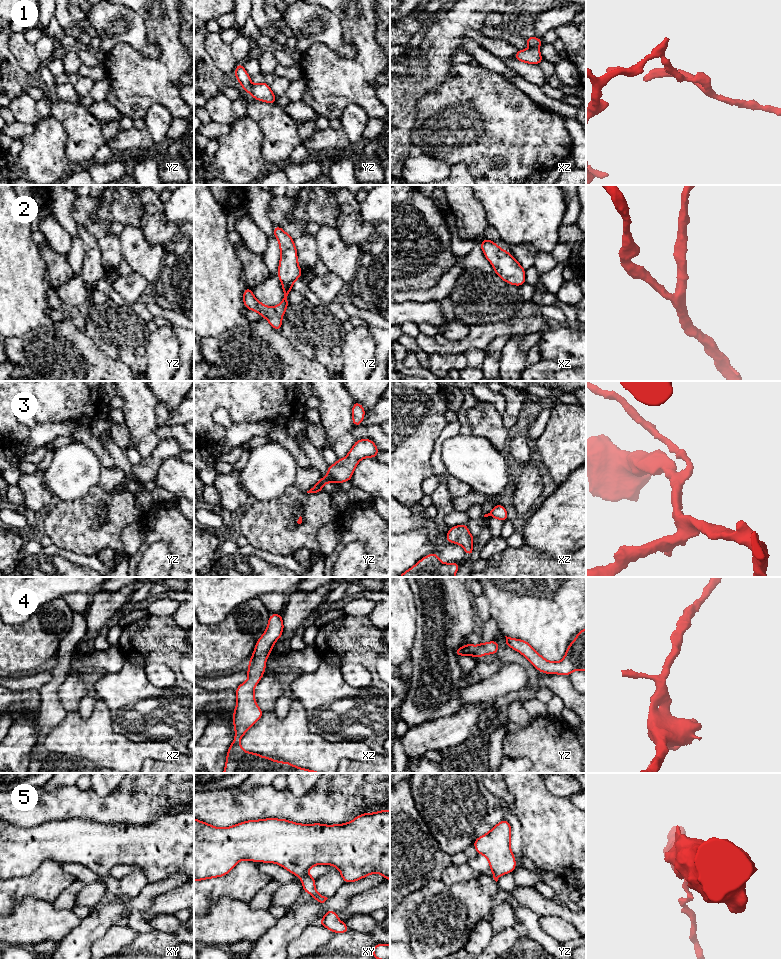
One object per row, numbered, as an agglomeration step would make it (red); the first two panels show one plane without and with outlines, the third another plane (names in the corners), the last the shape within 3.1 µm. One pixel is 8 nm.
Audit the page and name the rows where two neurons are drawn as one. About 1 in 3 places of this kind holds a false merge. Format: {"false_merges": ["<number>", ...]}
{"false_merges": ["1", "5"]}

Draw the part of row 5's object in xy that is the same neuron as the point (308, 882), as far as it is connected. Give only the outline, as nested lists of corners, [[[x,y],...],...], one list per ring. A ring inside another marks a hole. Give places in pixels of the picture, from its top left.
[[[305,875],[300,877],[300,880],[302,881],[303,891],[311,894],[316,902],[324,903],[328,899],[316,891],[315,878],[313,876]]]

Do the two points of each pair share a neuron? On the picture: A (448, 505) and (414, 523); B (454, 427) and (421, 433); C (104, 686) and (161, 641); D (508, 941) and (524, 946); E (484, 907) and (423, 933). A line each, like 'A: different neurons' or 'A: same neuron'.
A: different neurons
B: different neurons
C: different neurons
D: different neurons
E: same neuron

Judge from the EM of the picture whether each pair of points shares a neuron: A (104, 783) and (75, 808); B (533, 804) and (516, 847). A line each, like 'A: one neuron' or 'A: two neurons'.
A: two neurons
B: two neurons

